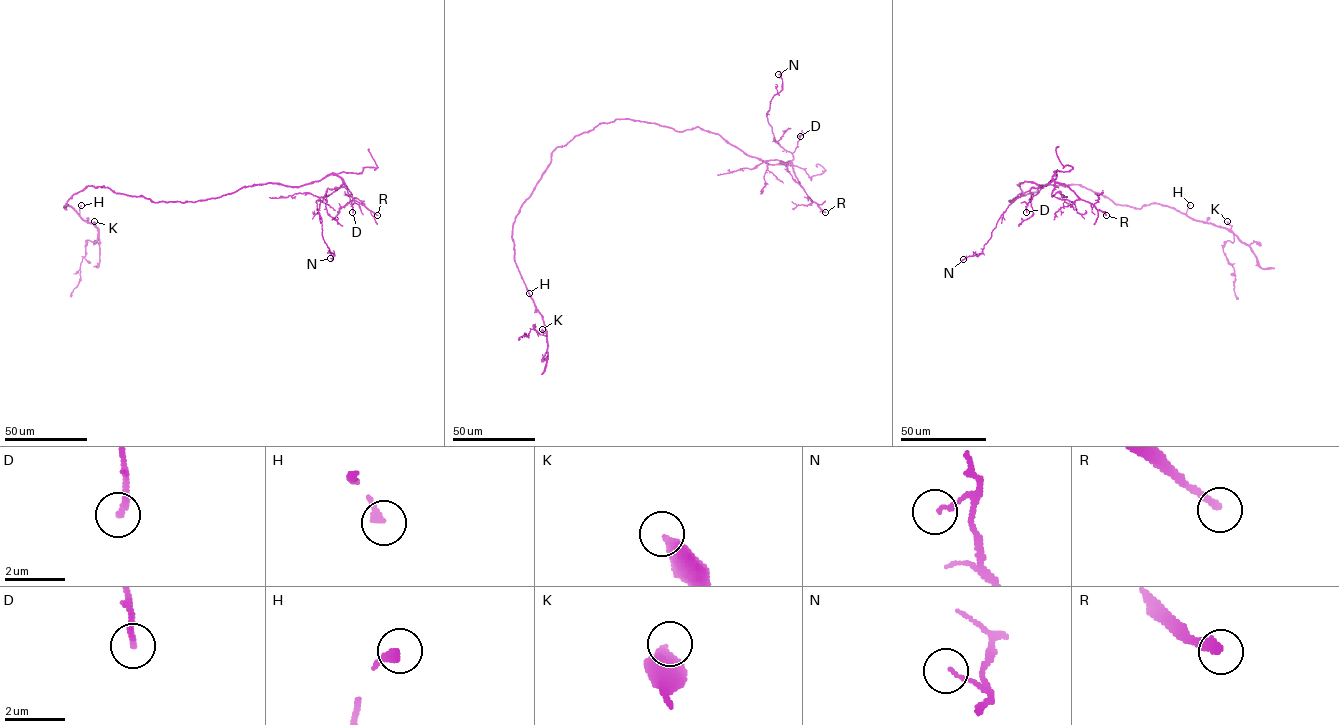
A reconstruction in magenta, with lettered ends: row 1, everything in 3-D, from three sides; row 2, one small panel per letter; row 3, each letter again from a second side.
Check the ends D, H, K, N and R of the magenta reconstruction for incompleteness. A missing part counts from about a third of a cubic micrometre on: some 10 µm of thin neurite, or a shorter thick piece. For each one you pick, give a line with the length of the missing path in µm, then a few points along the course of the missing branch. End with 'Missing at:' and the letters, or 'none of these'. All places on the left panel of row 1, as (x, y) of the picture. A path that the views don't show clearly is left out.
H: 15 µm | (81, 205), (74, 196), (68, 199)
Missing at: H

